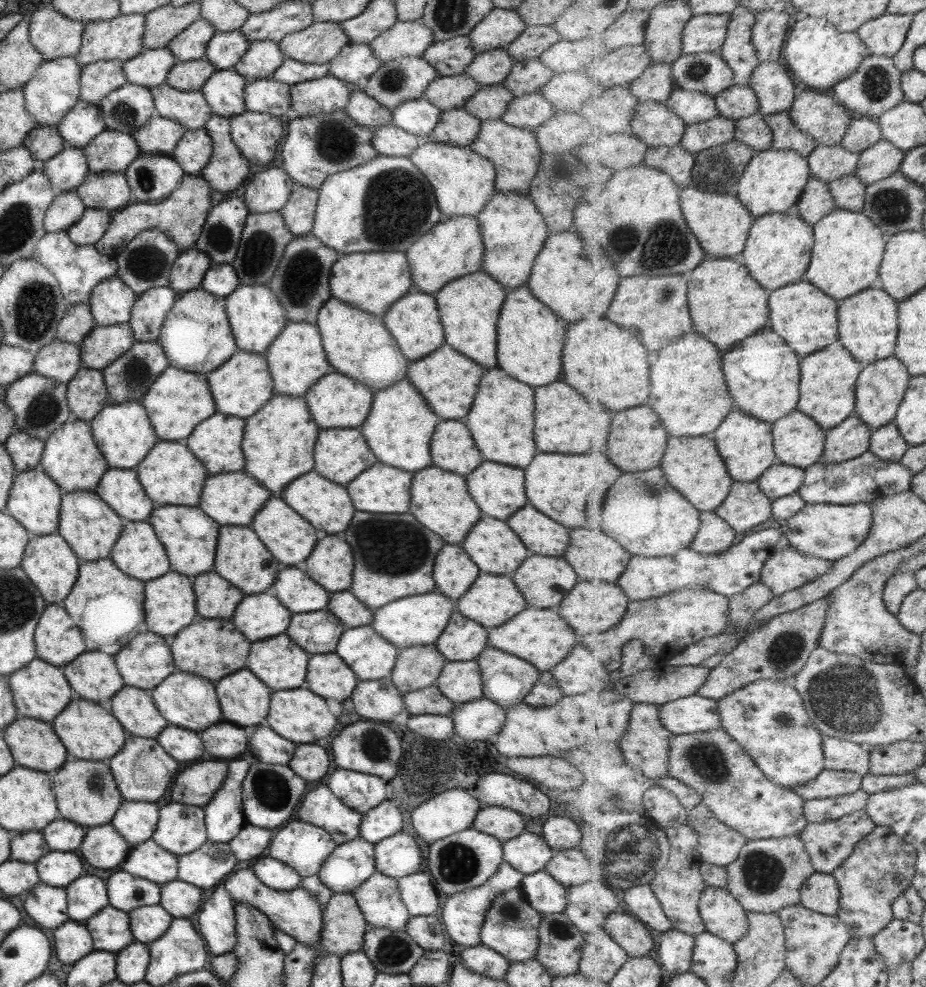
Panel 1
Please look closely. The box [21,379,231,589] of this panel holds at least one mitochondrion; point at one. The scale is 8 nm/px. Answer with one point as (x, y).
(44, 410)

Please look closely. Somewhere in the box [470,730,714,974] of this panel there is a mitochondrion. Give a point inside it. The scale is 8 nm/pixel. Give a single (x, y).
(634, 855)

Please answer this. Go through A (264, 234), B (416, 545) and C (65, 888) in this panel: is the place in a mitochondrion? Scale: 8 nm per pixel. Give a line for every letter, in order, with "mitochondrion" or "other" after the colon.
A: mitochondrion
B: mitochondrion
C: other

